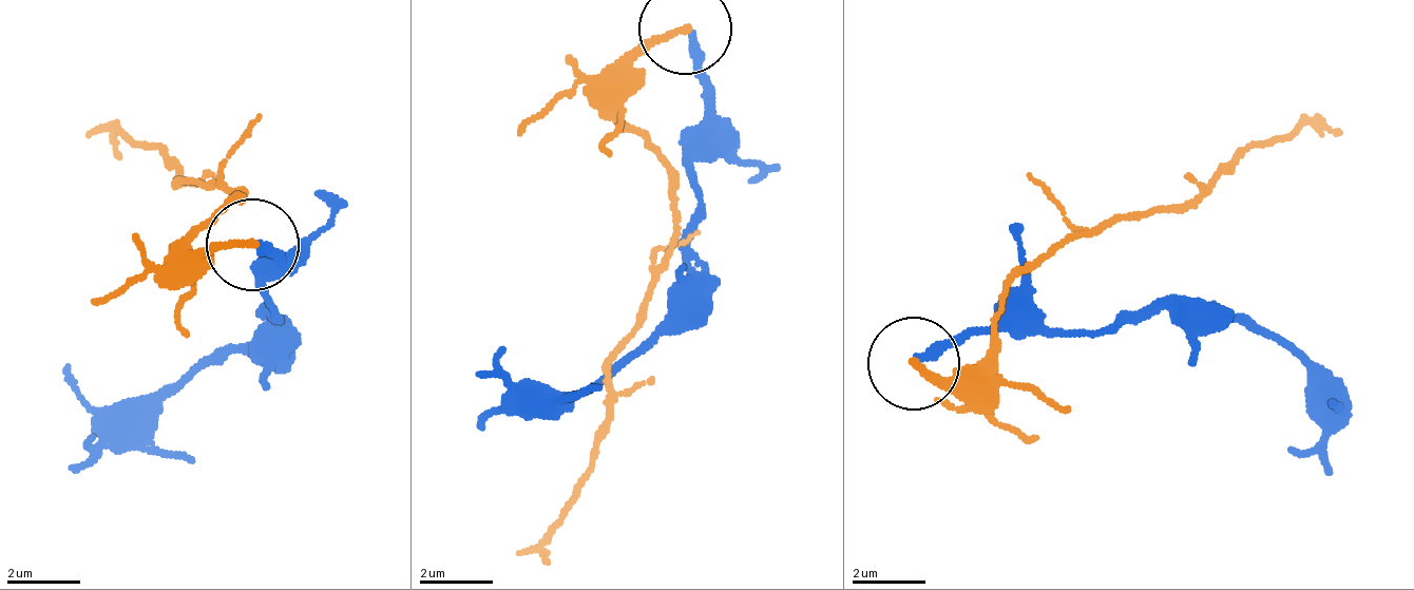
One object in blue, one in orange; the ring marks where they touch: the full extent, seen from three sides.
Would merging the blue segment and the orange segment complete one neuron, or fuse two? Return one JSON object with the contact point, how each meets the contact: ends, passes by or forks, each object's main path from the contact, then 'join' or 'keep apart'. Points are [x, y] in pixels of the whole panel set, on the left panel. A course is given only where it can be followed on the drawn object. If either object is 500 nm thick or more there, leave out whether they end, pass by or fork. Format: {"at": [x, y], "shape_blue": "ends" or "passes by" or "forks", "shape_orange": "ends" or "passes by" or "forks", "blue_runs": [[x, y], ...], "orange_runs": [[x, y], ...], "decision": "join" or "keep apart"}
{"at": [252, 245], "shape_blue": "ends", "shape_orange": "ends", "blue_runs": [[259, 244], [280, 322], [272, 311], [275, 334], [171, 383], [99, 406], [71, 363]], "orange_runs": [[250, 244], [214, 253], [189, 248], [241, 192], [183, 187], [185, 165], [116, 131], [118, 160]], "decision": "keep apart"}

